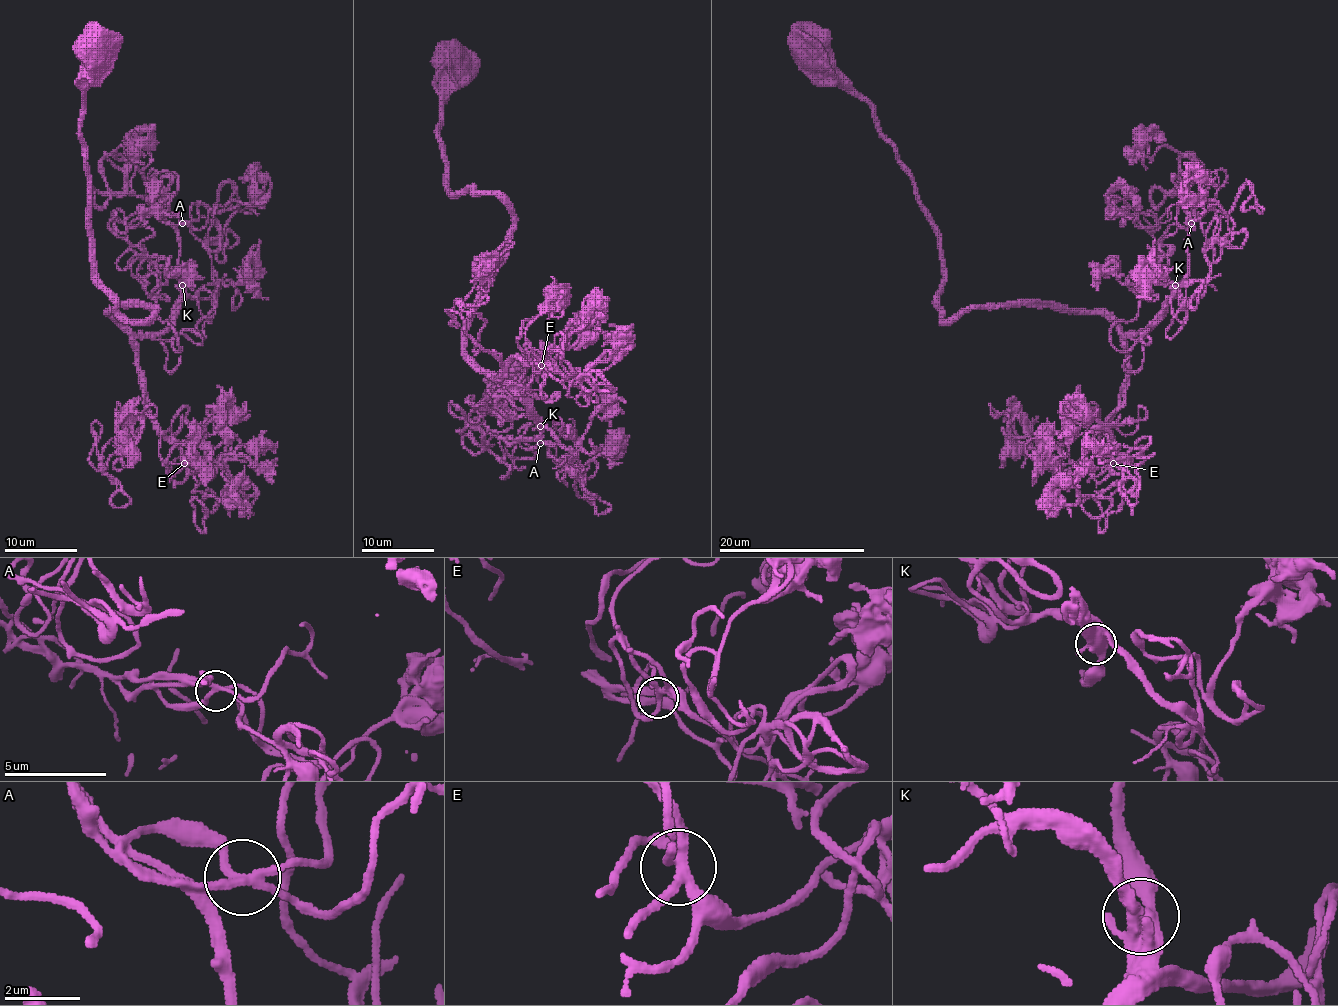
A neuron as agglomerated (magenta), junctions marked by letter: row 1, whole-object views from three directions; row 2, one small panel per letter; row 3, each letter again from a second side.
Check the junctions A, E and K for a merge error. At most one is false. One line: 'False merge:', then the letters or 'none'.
False merge: none

